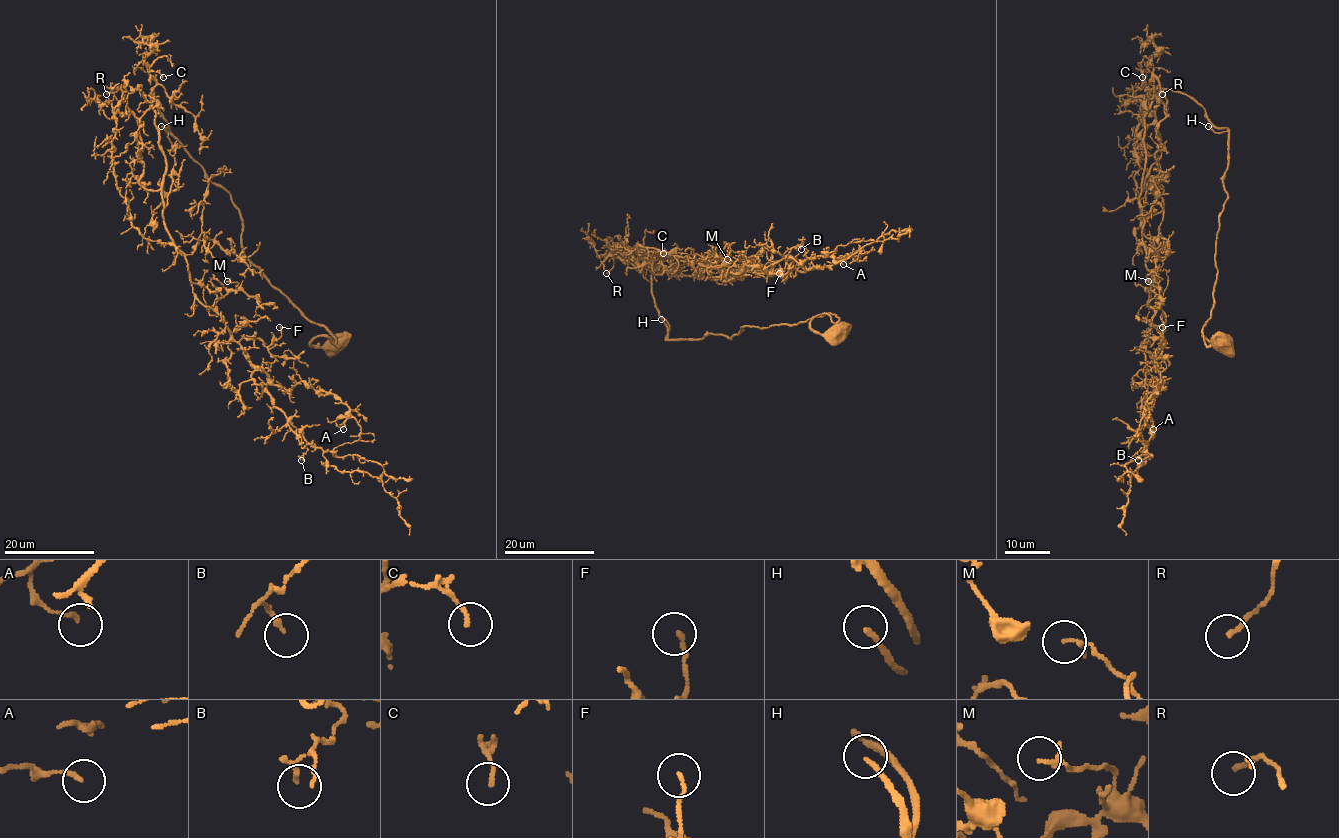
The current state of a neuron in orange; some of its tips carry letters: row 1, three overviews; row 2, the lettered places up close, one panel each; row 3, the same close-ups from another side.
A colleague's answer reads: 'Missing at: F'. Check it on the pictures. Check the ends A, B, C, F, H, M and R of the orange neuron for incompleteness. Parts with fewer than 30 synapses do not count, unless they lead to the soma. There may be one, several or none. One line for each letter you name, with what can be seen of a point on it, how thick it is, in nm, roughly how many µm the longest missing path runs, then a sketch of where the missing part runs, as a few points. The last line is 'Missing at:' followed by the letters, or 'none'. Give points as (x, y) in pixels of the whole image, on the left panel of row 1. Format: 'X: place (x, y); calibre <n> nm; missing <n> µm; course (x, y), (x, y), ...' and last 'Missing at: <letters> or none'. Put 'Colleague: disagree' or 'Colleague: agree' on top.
Colleague: disagree
H: place (161, 126); calibre 180 nm; missing 110 µm
Missing at: H

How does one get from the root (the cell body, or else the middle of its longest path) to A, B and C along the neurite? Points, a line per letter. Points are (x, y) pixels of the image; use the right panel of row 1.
A: (1223, 345), (1203, 328), (1229, 130), (1163, 90), (1144, 117), (1139, 199), (1161, 335), (1153, 429)
B: (1223, 345), (1203, 328), (1229, 130), (1163, 90), (1144, 117), (1139, 199), (1162, 384), (1138, 460)
C: (1223, 345), (1212, 344), (1203, 328), (1214, 303), (1229, 130), (1187, 95), (1162, 89), (1150, 72), (1142, 77)

